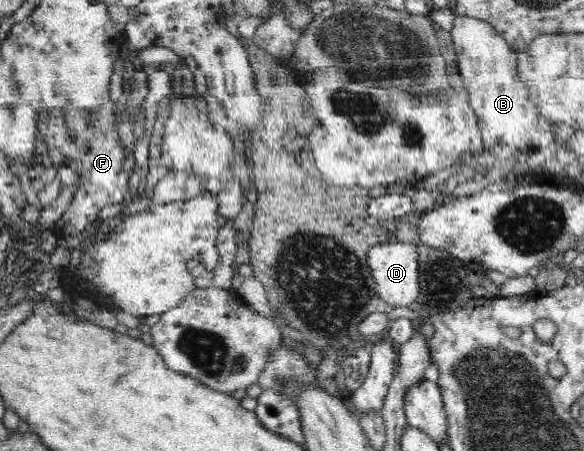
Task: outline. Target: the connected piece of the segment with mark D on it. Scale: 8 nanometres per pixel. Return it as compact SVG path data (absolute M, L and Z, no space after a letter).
M384 243L367 251L367 264L377 285L383 304L393 307L409 306L419 297L419 269L417 246L411 243Z

